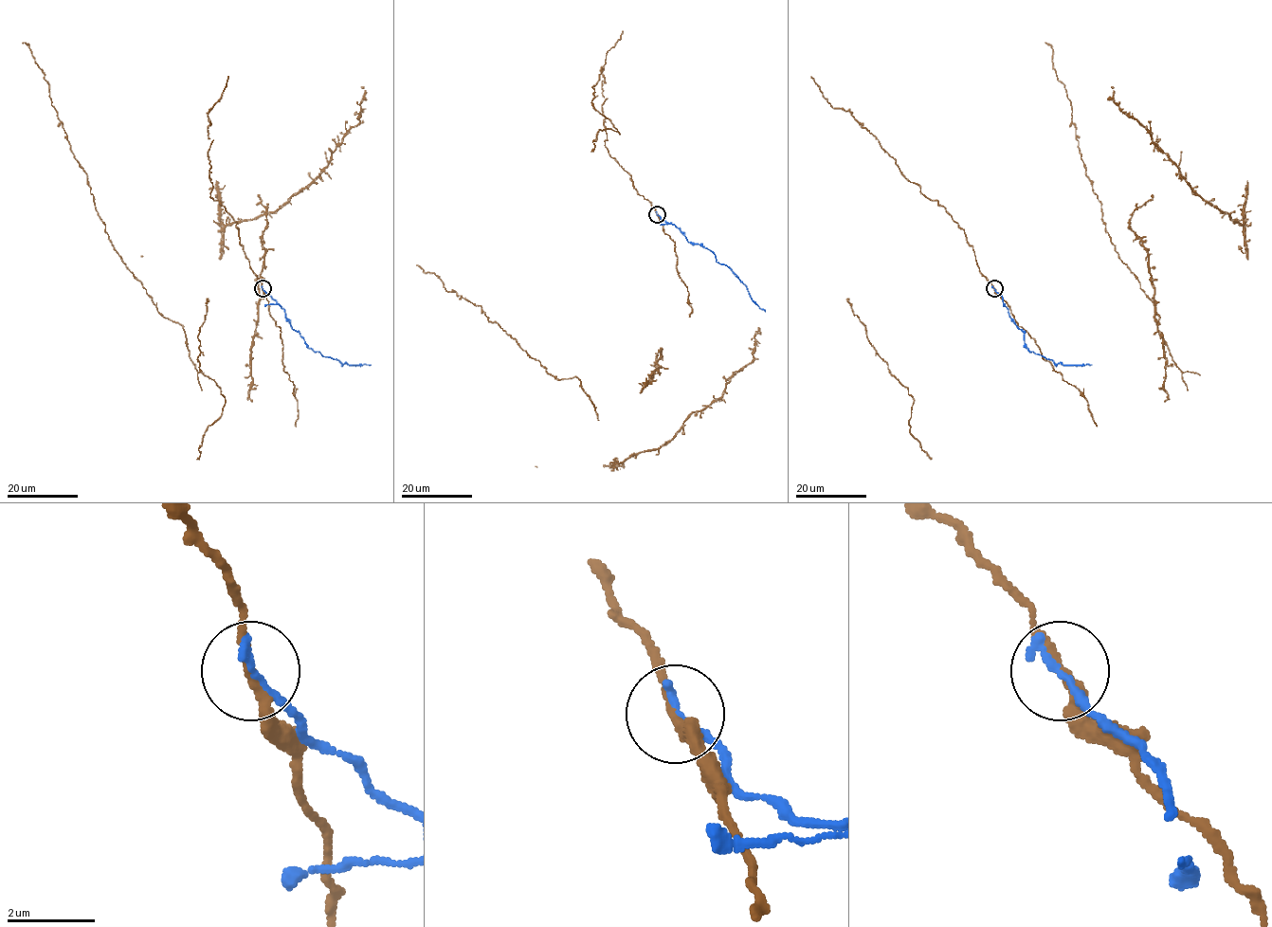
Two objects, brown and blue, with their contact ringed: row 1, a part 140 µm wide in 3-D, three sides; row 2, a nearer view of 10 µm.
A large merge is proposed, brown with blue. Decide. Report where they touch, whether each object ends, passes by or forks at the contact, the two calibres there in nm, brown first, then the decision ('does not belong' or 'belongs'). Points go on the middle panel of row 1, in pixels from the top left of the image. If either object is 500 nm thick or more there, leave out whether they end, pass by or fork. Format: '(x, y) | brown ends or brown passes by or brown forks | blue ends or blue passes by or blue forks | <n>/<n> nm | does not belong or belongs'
(657, 214) | brown passes by | blue ends | 240/200 nm | does not belong

